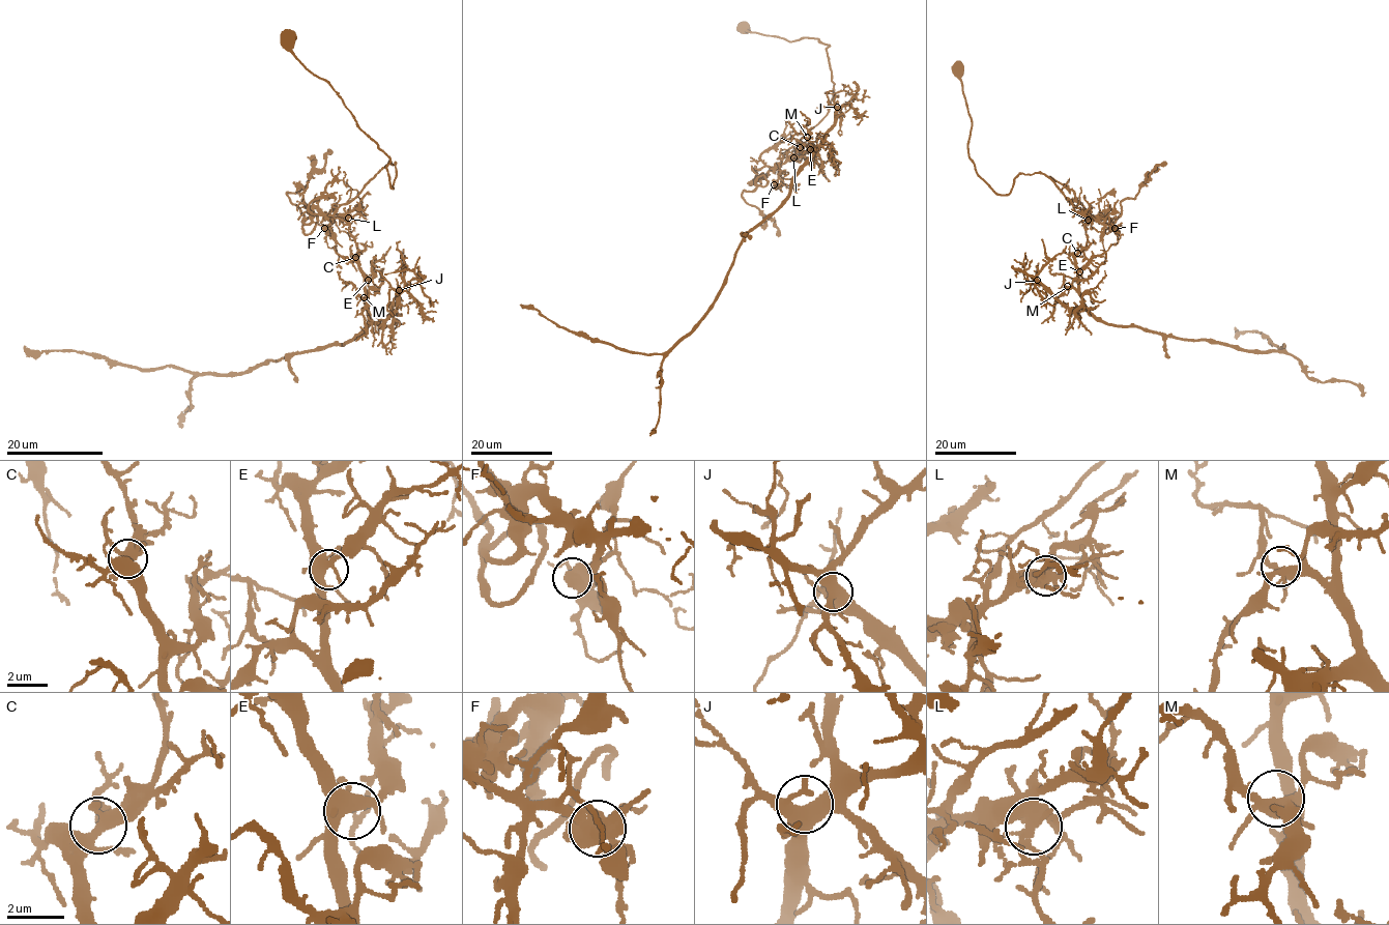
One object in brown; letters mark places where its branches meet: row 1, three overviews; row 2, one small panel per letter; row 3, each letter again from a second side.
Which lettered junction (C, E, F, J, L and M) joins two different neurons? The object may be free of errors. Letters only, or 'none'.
L

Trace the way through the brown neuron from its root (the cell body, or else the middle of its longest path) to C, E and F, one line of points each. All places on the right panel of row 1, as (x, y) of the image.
C: (956, 68), (976, 173), (999, 194), (1008, 194), (1020, 174), (1044, 173), (1093, 218), (1077, 253)
E: (956, 68), (976, 173), (999, 194), (1008, 194), (1020, 174), (1044, 173), (1093, 218), (1075, 258), (1079, 271)
F: (956, 68), (976, 173), (999, 194), (1008, 194), (1020, 174), (1044, 173), (1070, 202), (1115, 228)

